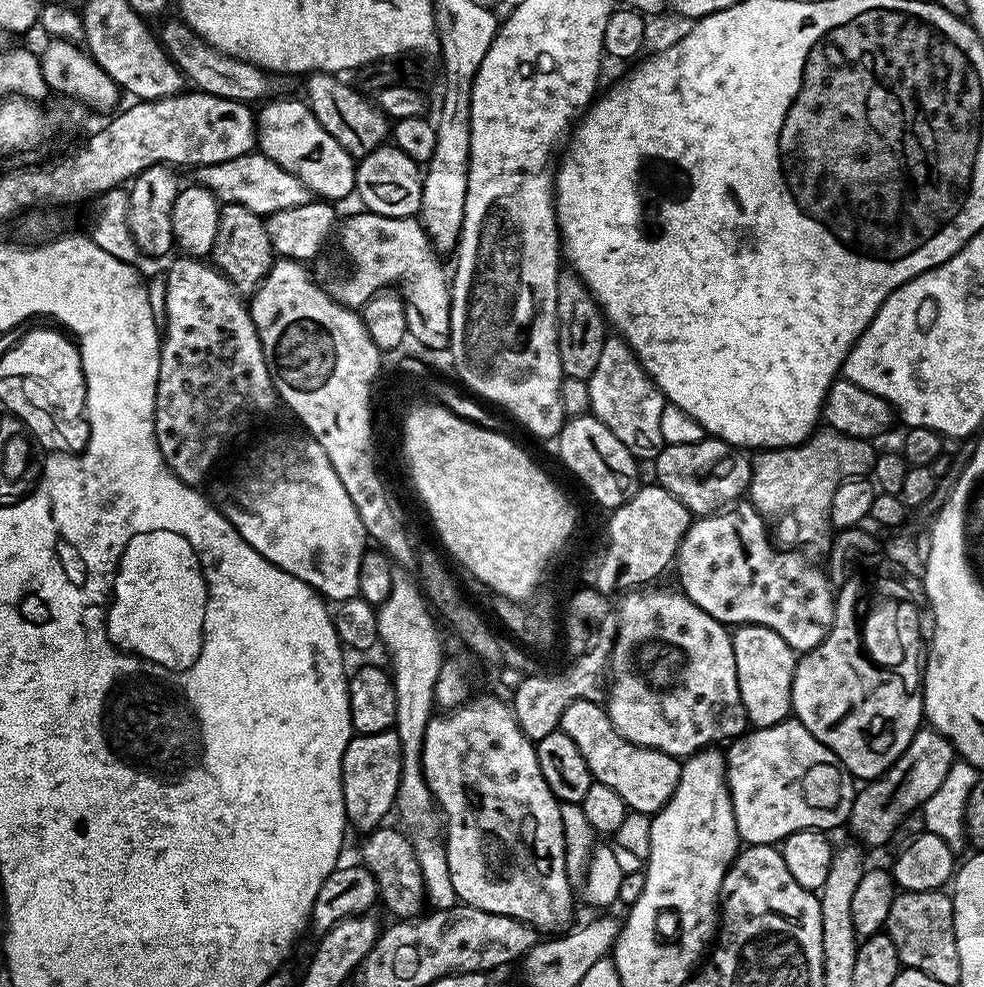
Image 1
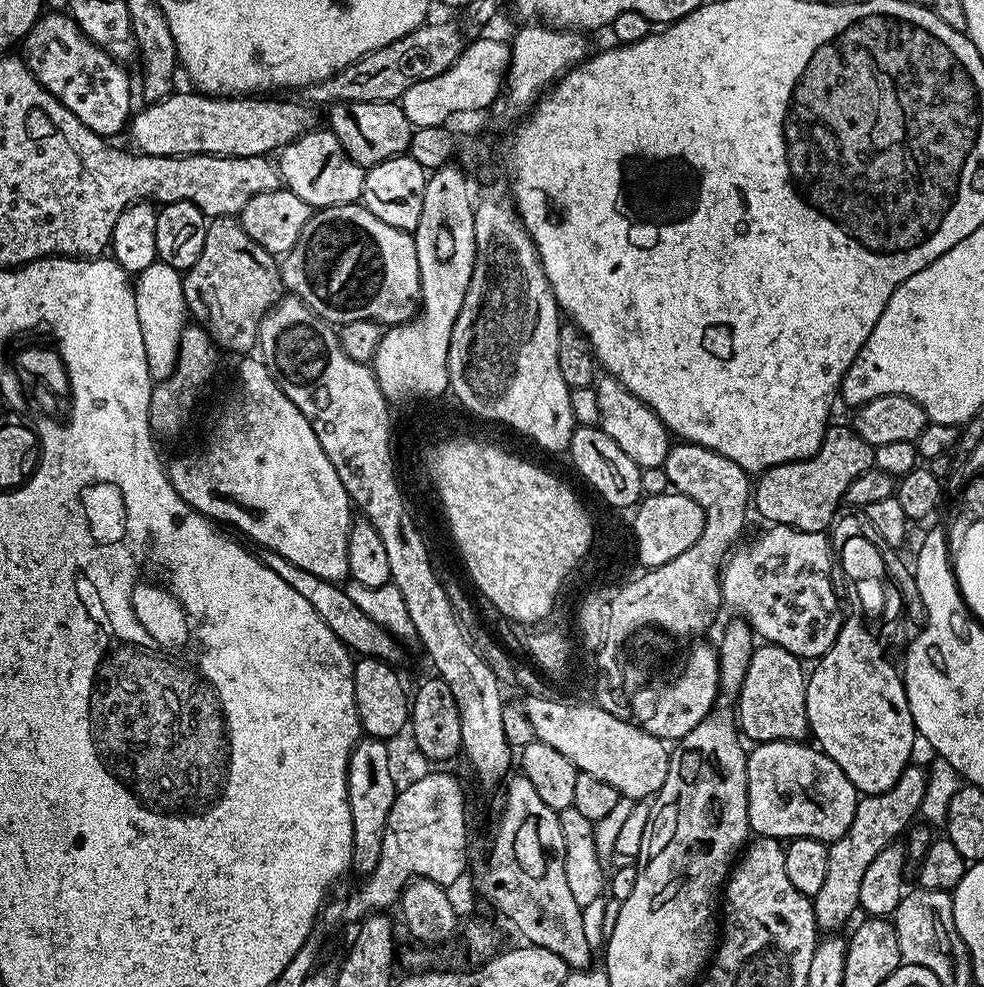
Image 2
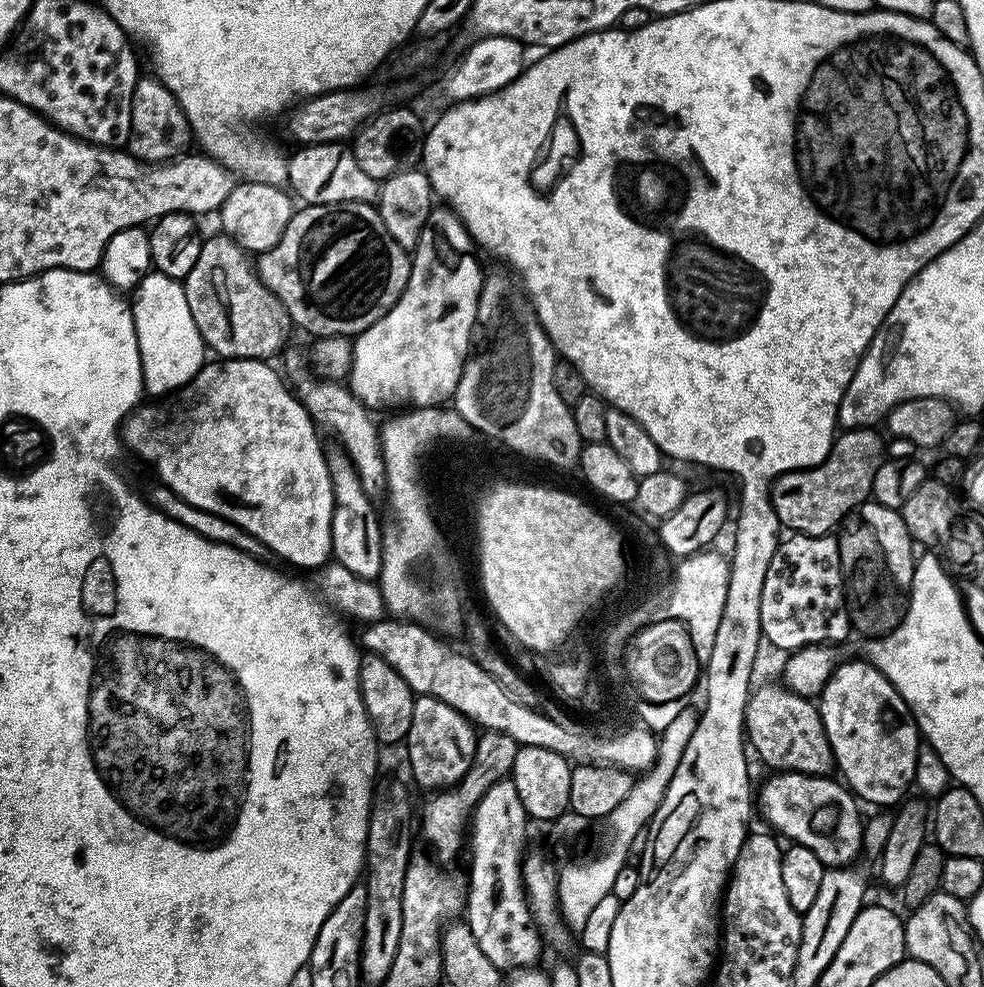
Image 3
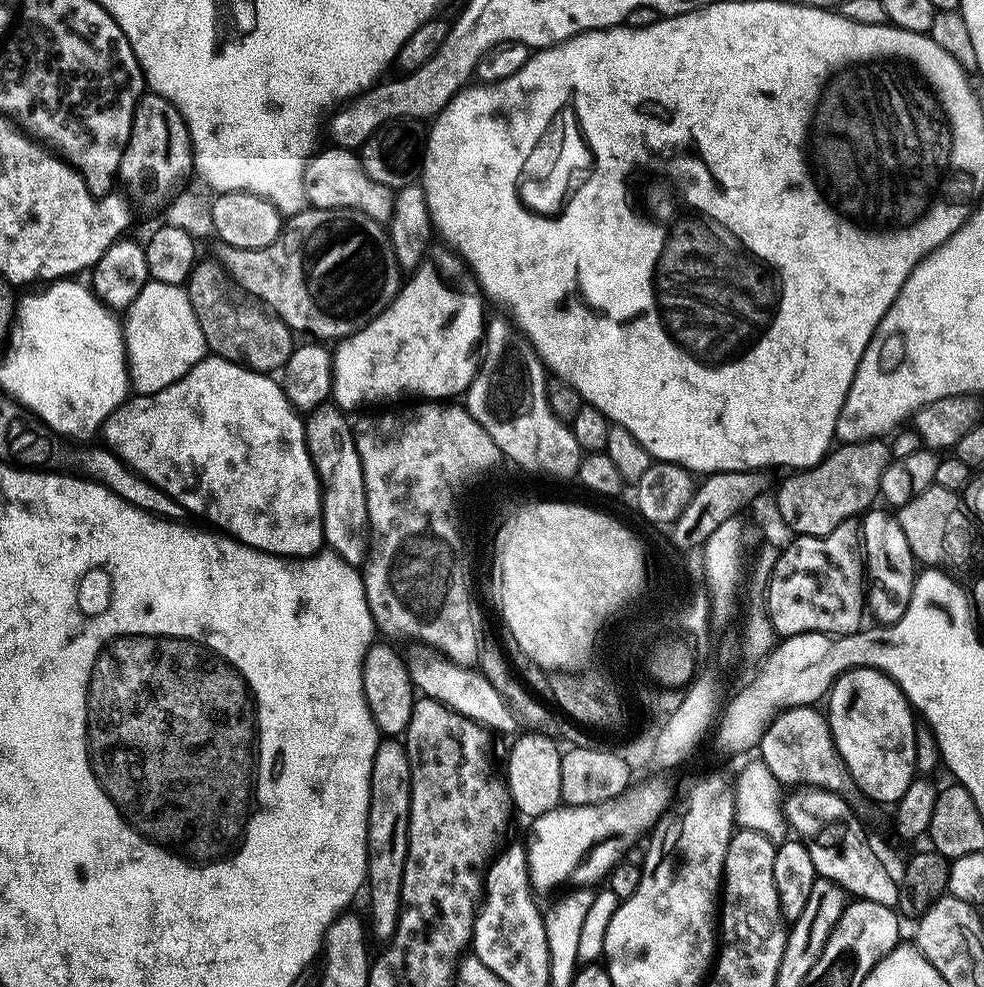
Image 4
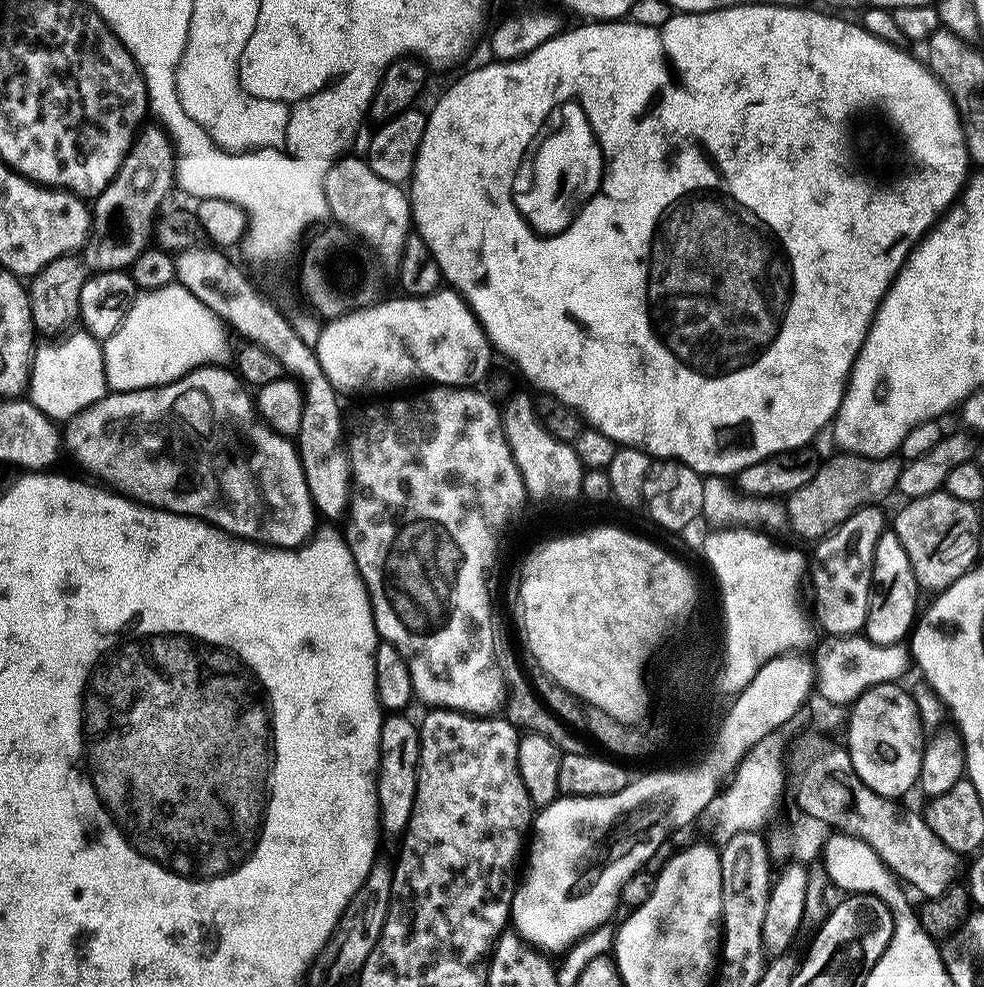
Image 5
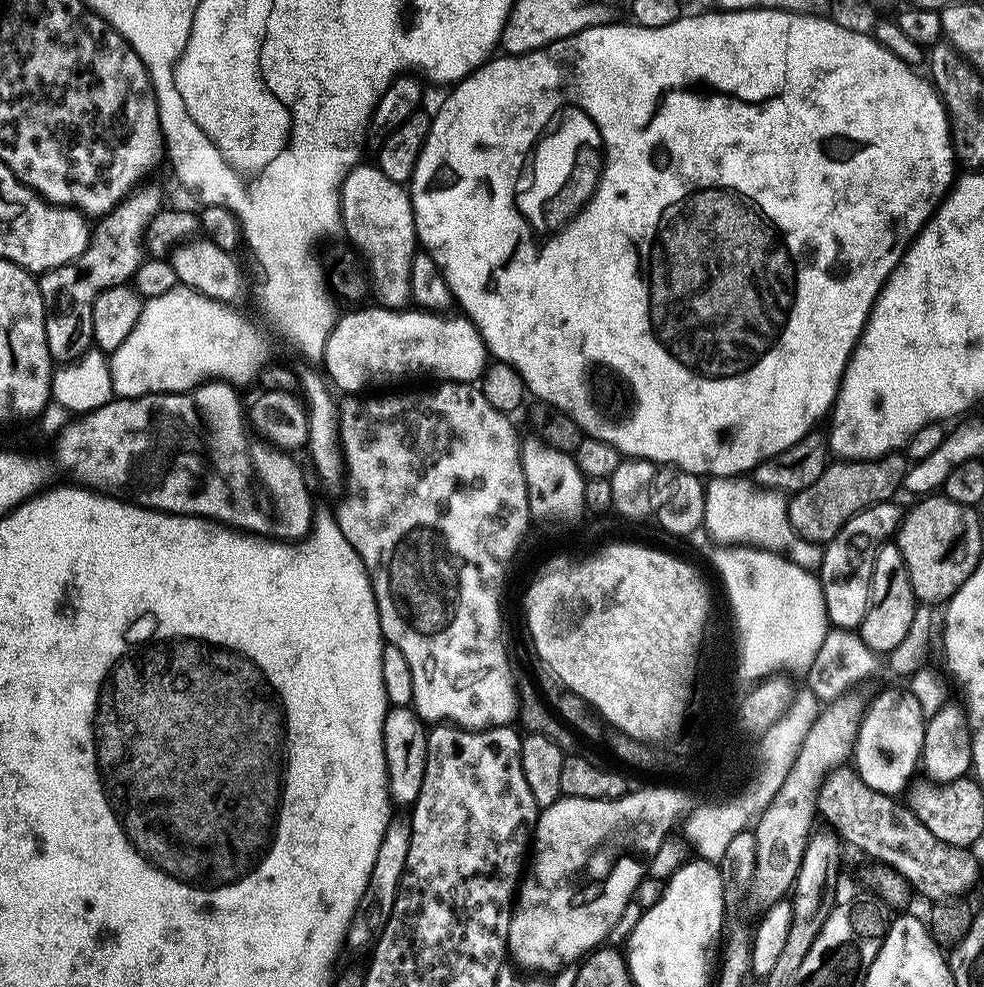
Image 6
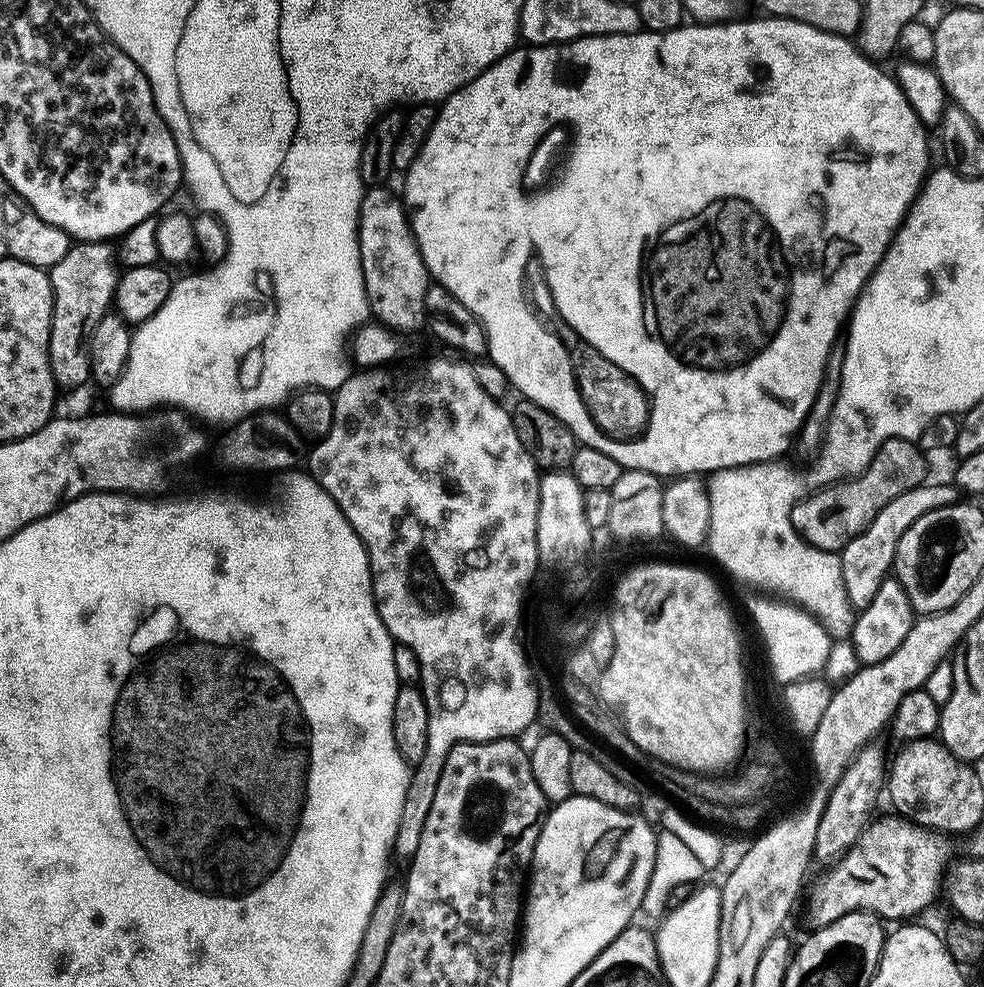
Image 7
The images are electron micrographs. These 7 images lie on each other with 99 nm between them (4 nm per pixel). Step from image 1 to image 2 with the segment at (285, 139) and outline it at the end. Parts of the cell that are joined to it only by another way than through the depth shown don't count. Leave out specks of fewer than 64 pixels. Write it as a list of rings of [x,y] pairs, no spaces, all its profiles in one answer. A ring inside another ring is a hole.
[[[313,130],[305,136],[299,136],[279,153],[278,171],[280,179],[288,191],[298,194],[313,210],[329,208],[335,204],[350,204],[359,201],[362,196],[361,185],[365,169],[359,168],[348,157],[338,138],[330,130]],[[352,180],[356,180],[356,184]]]

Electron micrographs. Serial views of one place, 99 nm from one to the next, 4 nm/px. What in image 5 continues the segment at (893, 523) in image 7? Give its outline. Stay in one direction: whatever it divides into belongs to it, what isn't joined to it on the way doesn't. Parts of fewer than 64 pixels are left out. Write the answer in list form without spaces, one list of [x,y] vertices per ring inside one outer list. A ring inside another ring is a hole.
[[[876,506],[860,508],[853,516],[846,518],[836,529],[826,537],[823,537],[815,545],[816,548],[810,554],[810,570],[812,566],[812,592],[816,595],[816,620],[825,628],[824,632],[829,636],[854,636],[863,629],[868,613],[868,592],[872,589],[872,559],[874,558],[874,546],[878,538],[886,530],[886,520]]]

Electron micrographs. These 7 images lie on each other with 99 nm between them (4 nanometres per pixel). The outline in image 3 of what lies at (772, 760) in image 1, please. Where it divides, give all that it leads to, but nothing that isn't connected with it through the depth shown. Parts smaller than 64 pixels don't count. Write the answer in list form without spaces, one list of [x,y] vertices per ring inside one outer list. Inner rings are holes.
[[[780,770],[764,784],[764,790],[759,791],[758,800],[764,806],[764,812],[775,831],[780,830],[788,836],[787,839],[802,844],[818,855],[825,867],[845,867],[851,865],[857,854],[863,849],[863,821],[858,812],[859,803],[855,795],[839,779],[831,780],[828,774],[811,776],[806,772]]]

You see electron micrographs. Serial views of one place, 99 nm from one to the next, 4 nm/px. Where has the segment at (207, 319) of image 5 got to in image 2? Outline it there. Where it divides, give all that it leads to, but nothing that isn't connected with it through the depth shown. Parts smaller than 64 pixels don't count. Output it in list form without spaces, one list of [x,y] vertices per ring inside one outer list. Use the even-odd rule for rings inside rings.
[[[159,262],[146,266],[134,280],[138,322],[142,322],[142,342],[146,342],[146,362],[153,381],[167,378],[174,370],[180,339],[186,327],[190,313],[184,301],[184,277],[174,266]]]

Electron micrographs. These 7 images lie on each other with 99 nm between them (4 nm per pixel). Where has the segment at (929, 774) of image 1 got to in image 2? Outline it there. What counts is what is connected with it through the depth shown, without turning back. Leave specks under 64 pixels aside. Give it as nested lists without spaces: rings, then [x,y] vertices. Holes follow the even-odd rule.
[[[909,766],[904,773],[882,794],[861,795],[854,810],[853,821],[849,829],[837,841],[828,844],[826,862],[826,882],[822,890],[812,900],[812,909],[816,915],[816,927],[821,933],[836,934],[840,927],[852,916],[852,911],[860,908],[858,890],[862,890],[862,877],[866,874],[870,862],[886,850],[890,843],[899,841],[917,819],[922,806],[922,794],[926,794],[927,771],[922,767]]]

